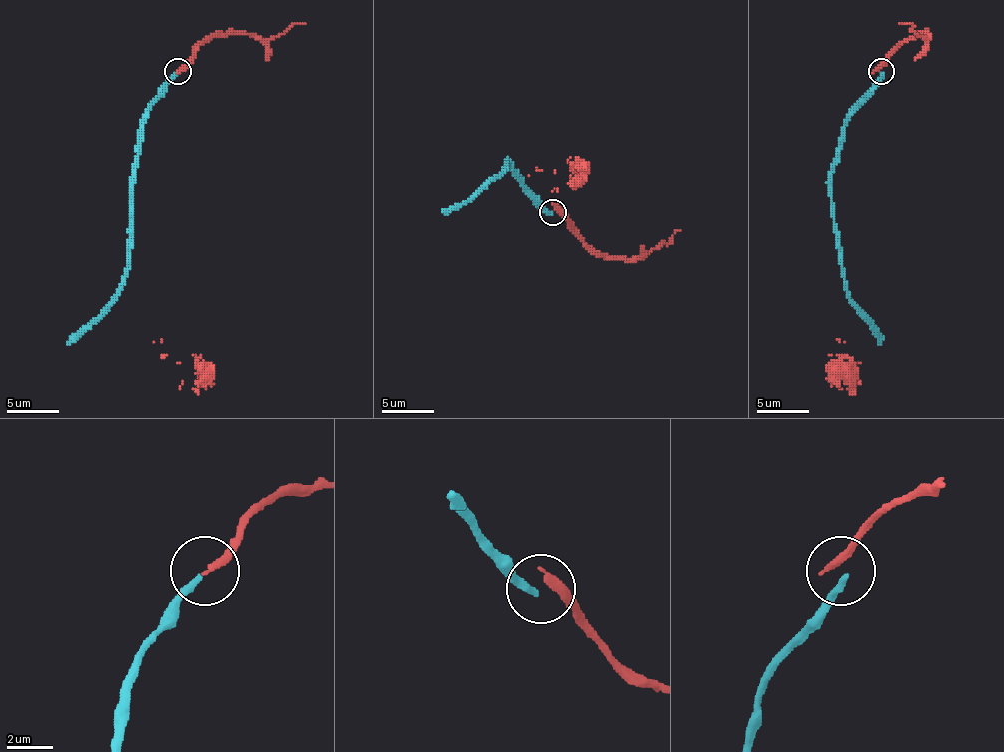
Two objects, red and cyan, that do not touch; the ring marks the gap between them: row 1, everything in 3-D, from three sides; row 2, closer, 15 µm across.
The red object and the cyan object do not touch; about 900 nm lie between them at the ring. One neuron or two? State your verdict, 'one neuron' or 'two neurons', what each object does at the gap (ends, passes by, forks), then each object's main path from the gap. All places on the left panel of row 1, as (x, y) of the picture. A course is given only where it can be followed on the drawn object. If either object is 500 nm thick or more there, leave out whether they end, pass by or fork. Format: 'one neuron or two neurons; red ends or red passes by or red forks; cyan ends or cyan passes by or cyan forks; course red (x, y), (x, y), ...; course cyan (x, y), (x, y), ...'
two neurons; red ends; cyan ends; course red (179, 70), (161, 342), (179, 363), (198, 360), (206, 373), (195, 383), (179, 389); course cyan (177, 73), (140, 128), (138, 162), (132, 175), (130, 263), (119, 295), (67, 344)

